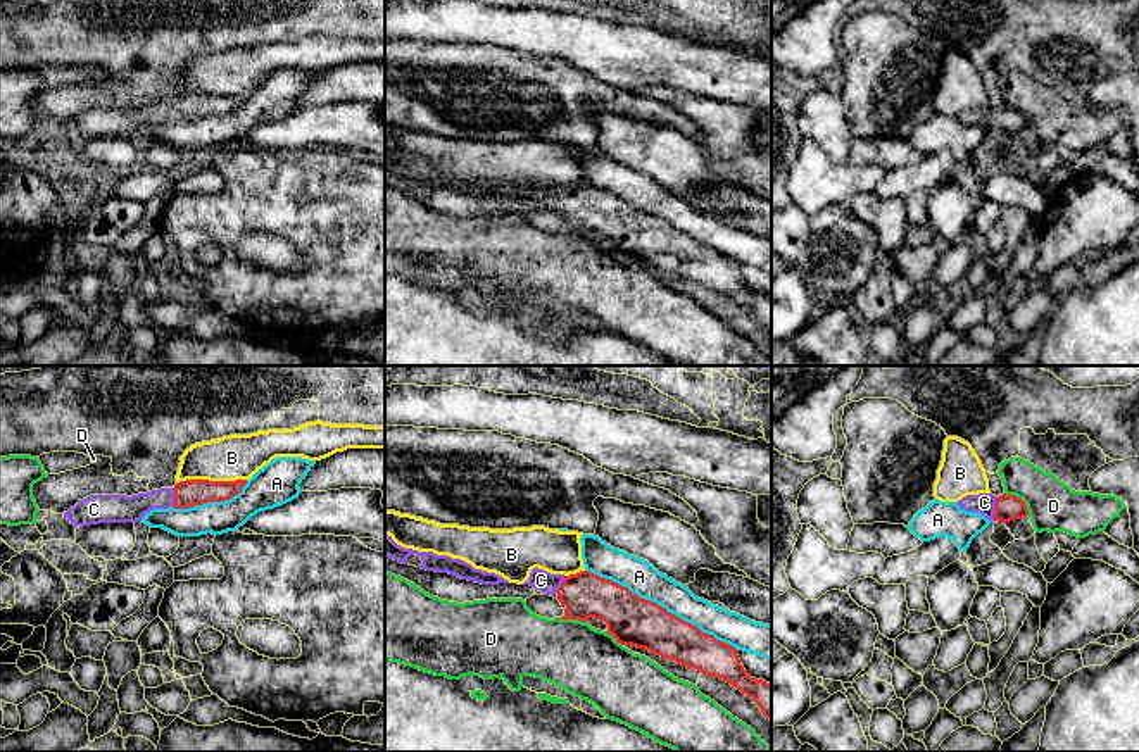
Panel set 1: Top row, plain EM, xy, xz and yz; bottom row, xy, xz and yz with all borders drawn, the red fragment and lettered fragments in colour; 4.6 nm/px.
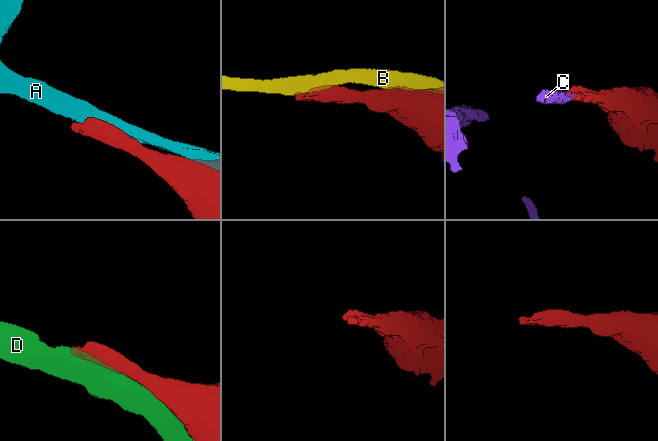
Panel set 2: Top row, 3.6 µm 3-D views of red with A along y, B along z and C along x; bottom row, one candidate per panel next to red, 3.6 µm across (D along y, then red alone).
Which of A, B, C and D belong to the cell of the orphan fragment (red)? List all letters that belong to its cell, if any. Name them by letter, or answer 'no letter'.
C

